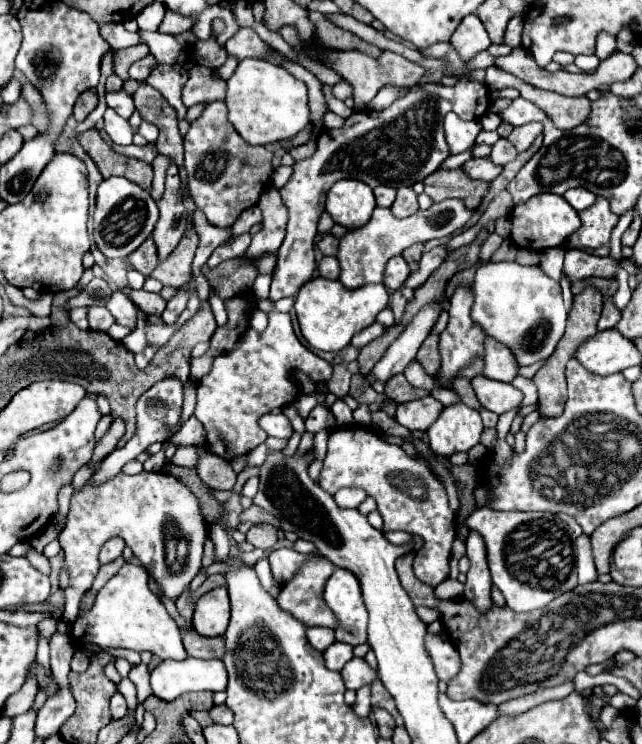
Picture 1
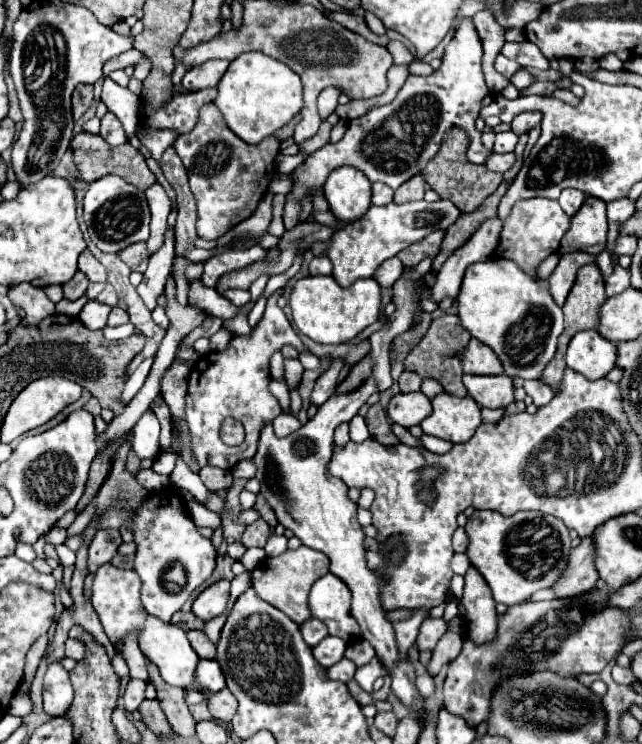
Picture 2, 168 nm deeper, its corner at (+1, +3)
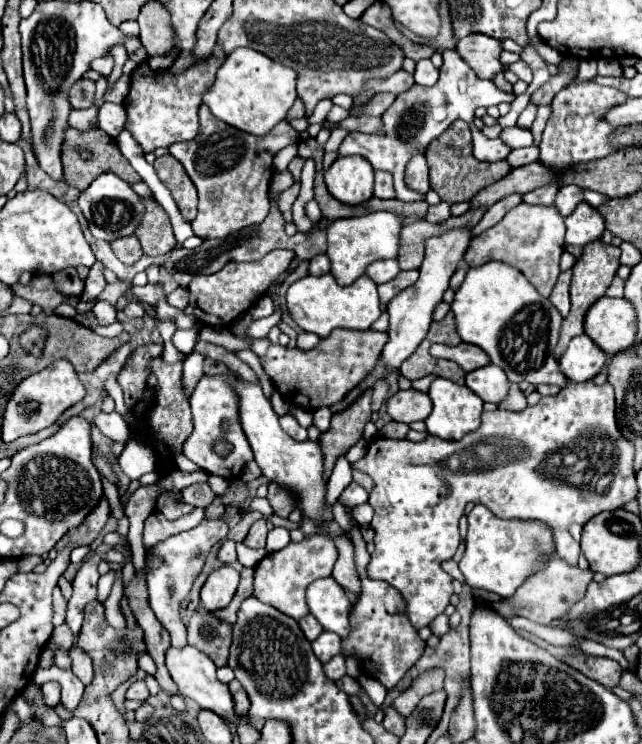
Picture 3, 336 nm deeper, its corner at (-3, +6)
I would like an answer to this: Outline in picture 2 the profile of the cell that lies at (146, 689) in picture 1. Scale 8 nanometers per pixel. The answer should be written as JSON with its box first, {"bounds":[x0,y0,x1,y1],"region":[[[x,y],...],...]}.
{"bounds":[122,679,146,711],"region":[[[130,679],[126,685],[126,691],[122,695],[122,703],[128,711],[138,709],[138,705],[144,701],[144,691],[146,691],[146,683],[140,679]]]}

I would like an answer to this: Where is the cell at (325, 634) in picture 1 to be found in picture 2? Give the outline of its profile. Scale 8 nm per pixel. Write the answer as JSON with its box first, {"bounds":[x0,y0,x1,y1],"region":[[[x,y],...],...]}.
{"bounds":[300,619,328,647],"region":[[[308,619],[308,621],[304,621],[304,623],[300,625],[300,631],[302,631],[304,641],[306,641],[310,647],[318,645],[318,643],[328,635],[328,629],[324,629],[324,623],[318,621],[318,619]]]}

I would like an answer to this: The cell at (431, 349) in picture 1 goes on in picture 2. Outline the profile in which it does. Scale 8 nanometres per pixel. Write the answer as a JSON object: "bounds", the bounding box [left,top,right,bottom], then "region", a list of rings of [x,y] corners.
{"bounds":[404,315,470,397],"region":[[[440,315],[440,317],[432,319],[430,329],[424,335],[424,339],[406,355],[404,369],[418,373],[420,377],[434,377],[444,387],[446,393],[464,397],[464,395],[468,395],[462,385],[464,371],[462,371],[462,365],[460,365],[460,359],[456,357],[456,353],[458,353],[458,349],[464,349],[464,345],[468,345],[468,341],[470,341],[468,331],[460,325],[460,319],[456,315]]]}

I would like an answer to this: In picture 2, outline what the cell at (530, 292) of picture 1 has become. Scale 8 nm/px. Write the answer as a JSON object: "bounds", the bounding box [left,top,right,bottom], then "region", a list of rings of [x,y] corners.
{"bounds":[456,259,564,379],"region":[[[488,259],[482,263],[474,263],[466,269],[456,301],[458,301],[458,317],[462,327],[468,329],[468,333],[474,339],[488,345],[498,355],[498,359],[502,361],[504,373],[508,377],[540,379],[540,373],[544,371],[548,361],[554,357],[556,339],[564,331],[562,309],[552,301],[546,281],[534,281],[532,277],[524,275],[514,261]]]}

